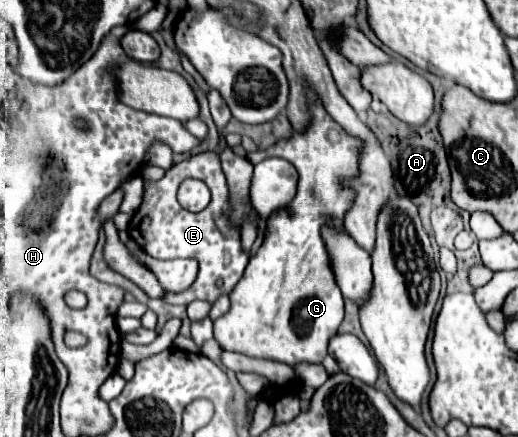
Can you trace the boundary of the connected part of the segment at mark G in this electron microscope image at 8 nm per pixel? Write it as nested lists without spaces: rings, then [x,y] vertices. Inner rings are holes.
[[[314,89],[306,91],[306,105],[310,111],[310,123],[304,131],[292,131],[292,137],[276,141],[272,147],[250,153],[248,159],[256,165],[268,157],[282,157],[290,161],[300,179],[298,179],[298,191],[294,199],[274,211],[268,219],[266,237],[260,245],[260,249],[250,259],[242,281],[234,287],[230,293],[230,311],[214,321],[214,339],[222,345],[226,351],[244,353],[250,357],[262,357],[262,359],[274,359],[288,365],[296,365],[302,361],[308,363],[322,363],[324,355],[328,353],[328,341],[338,335],[338,327],[344,319],[344,299],[340,293],[340,287],[336,285],[336,277],[332,271],[332,259],[328,253],[328,247],[322,239],[322,227],[332,225],[336,229],[344,227],[346,213],[354,205],[356,191],[350,183],[360,175],[360,151],[364,147],[364,141],[346,133],[324,109],[318,93]]]

